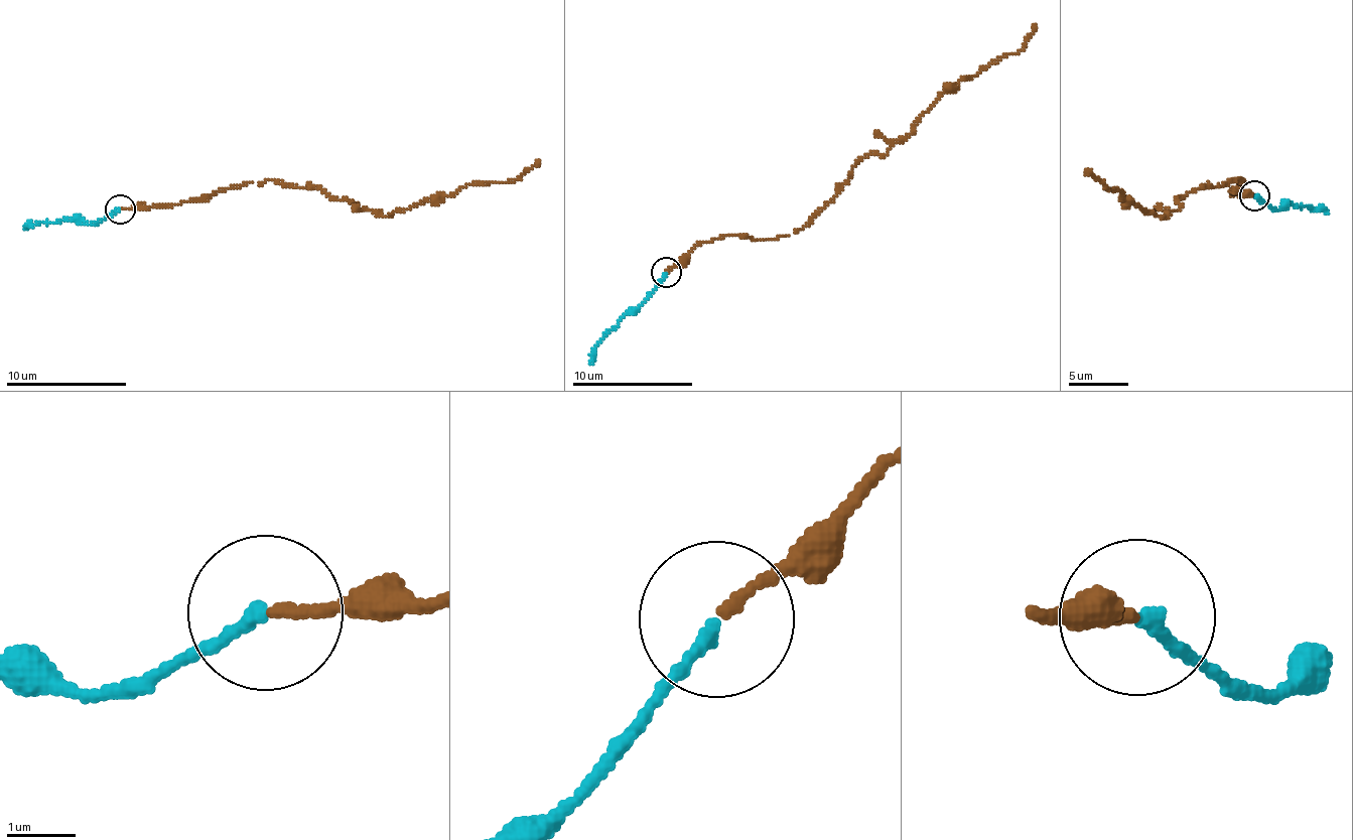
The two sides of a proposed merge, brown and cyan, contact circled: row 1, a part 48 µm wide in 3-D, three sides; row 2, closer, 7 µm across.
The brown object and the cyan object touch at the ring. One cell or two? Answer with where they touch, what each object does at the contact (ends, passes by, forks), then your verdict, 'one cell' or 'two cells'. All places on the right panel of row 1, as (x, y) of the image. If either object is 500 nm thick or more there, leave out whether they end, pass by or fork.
(1254, 195) | brown ends | cyan ends | one cell

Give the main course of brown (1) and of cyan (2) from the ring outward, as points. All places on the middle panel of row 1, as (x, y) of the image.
1: (668, 273), (723, 236), (798, 233), (855, 166), (909, 134), (945, 90), (1019, 53), (1036, 24)
2: (666, 273), (642, 302), (597, 344), (589, 364)

